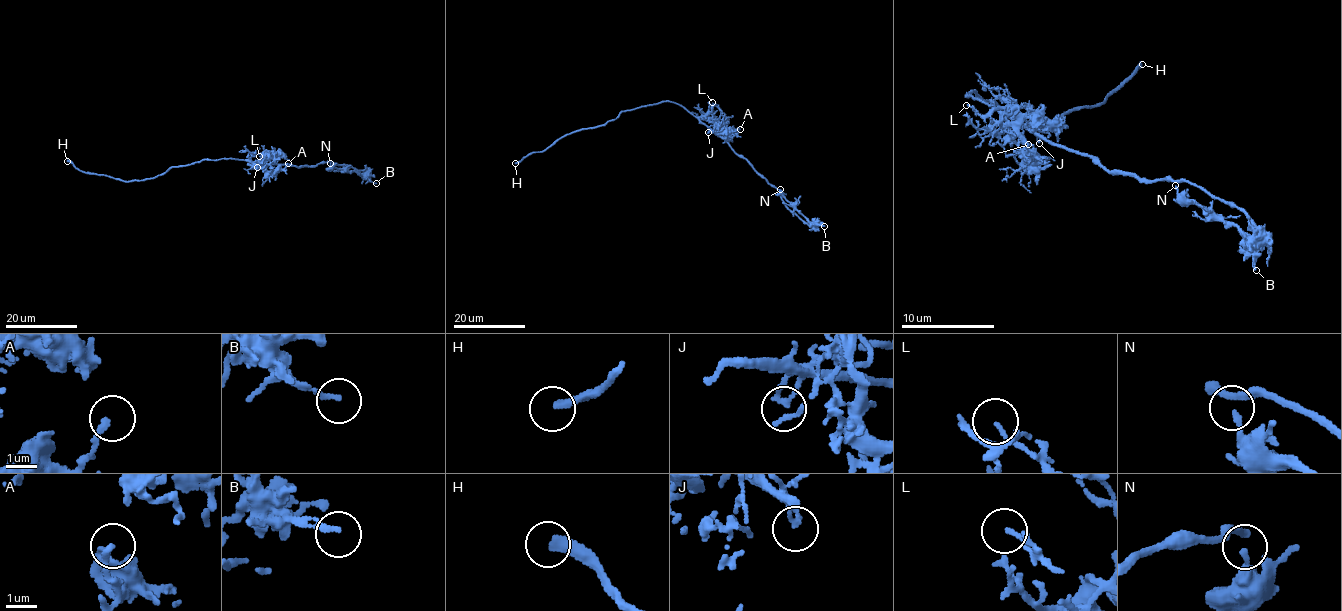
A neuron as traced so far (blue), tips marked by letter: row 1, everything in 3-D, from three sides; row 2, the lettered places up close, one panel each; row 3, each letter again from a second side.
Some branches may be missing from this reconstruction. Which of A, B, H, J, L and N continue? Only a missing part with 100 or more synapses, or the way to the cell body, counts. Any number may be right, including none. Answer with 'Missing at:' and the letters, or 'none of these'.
Missing at: H

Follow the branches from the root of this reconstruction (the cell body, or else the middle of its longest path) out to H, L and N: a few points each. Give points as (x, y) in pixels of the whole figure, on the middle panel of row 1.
H: (698, 117), (669, 101), (645, 105), (622, 111), (601, 125), (566, 134), (544, 150), (529, 153), (515, 163)
L: (698, 117), (719, 118), (720, 111), (712, 102)
N: (698, 117), (777, 190), (781, 200), (792, 211), (810, 226), (813, 224), (780, 189)

